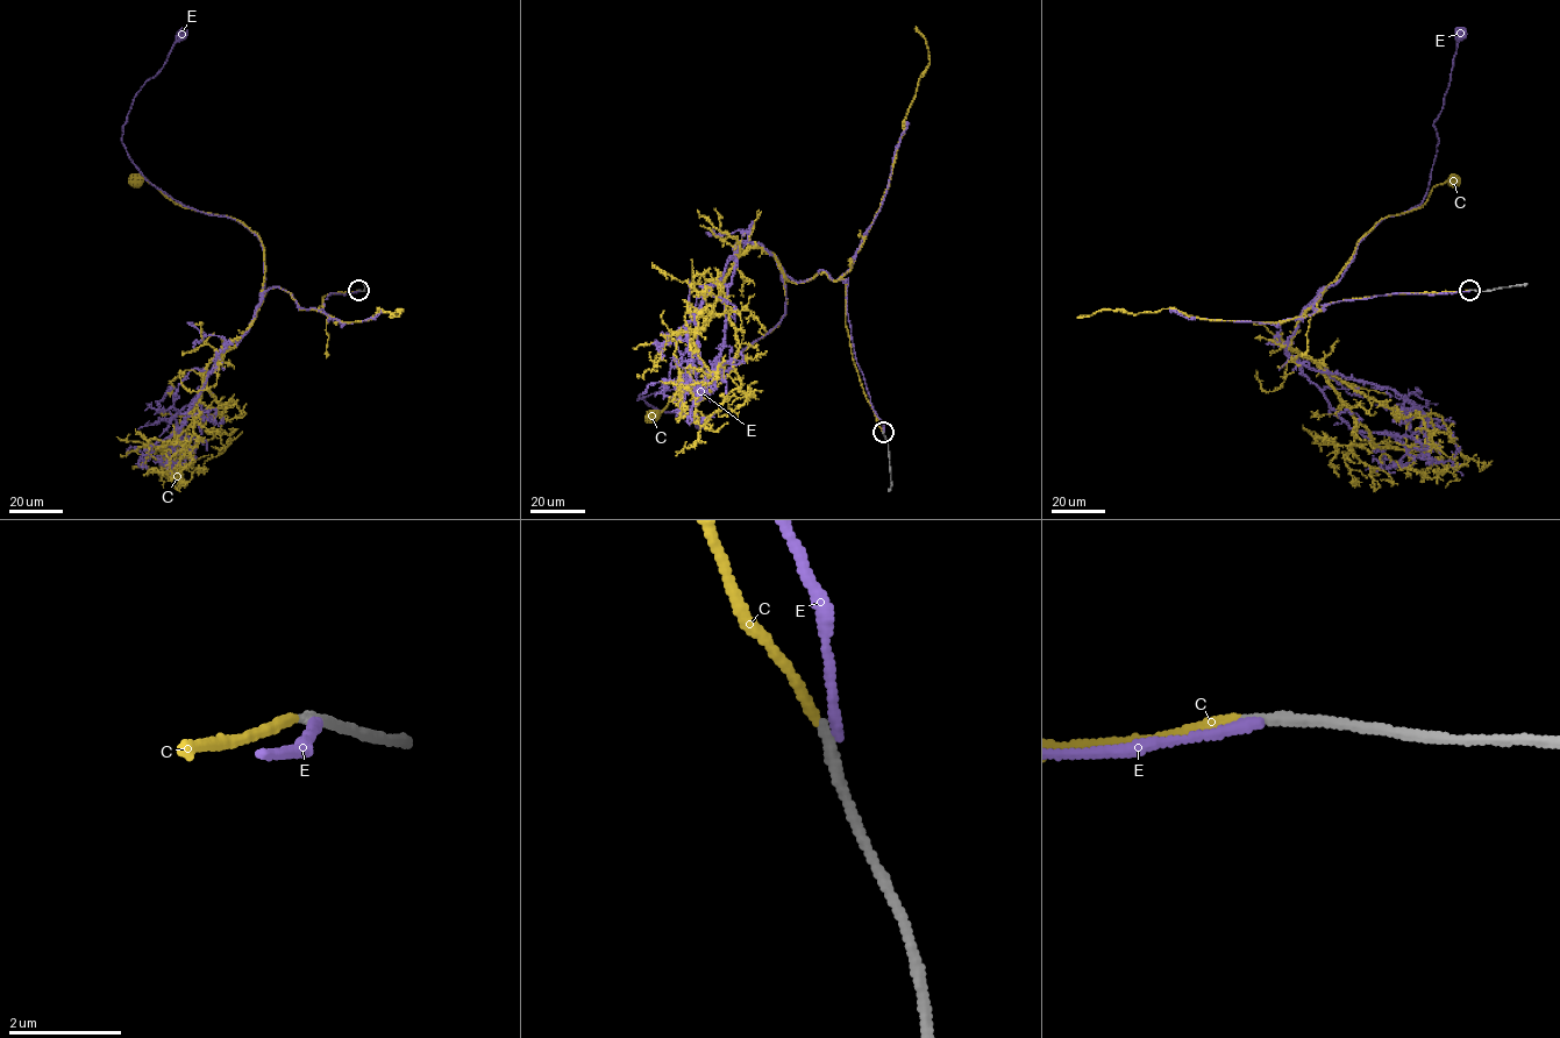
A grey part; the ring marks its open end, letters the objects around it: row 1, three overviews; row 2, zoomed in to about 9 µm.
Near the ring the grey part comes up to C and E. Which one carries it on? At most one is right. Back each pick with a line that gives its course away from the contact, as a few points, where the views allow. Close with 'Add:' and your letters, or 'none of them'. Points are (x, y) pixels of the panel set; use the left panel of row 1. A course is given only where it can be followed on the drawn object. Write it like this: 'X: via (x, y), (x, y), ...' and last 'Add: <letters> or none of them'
C: via (358, 290), (327, 294), (308, 310), (279, 288), (263, 293), (264, 249), (248, 227), (134, 182)
Add: C

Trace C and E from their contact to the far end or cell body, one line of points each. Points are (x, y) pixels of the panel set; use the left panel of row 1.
C: (358, 290), (327, 294), (308, 310), (279, 288), (263, 293), (264, 249), (248, 227), (134, 182)
E: (358, 290), (318, 310), (261, 293), (251, 232), (176, 200), (129, 157), (134, 96), (182, 33)

